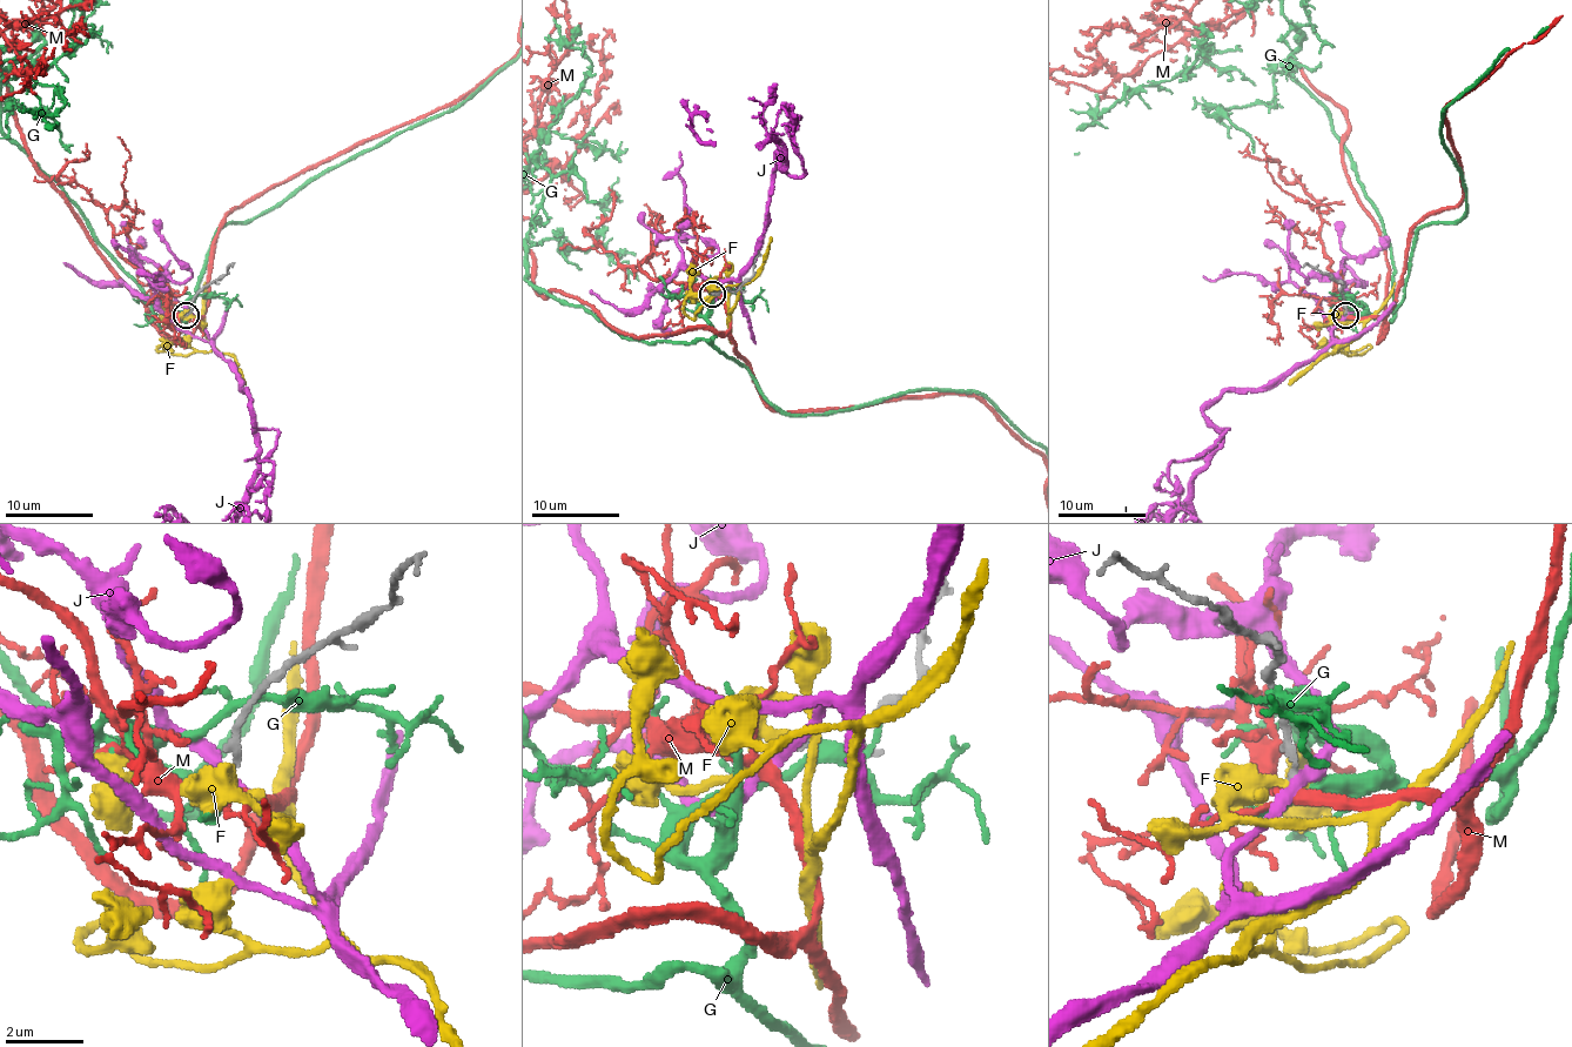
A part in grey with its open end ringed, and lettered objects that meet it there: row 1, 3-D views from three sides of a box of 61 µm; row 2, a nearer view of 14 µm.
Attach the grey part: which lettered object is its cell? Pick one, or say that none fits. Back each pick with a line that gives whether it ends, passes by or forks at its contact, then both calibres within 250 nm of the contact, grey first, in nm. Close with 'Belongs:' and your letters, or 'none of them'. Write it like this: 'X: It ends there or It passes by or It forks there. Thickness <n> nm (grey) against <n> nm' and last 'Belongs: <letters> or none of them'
Belongs: none of them

